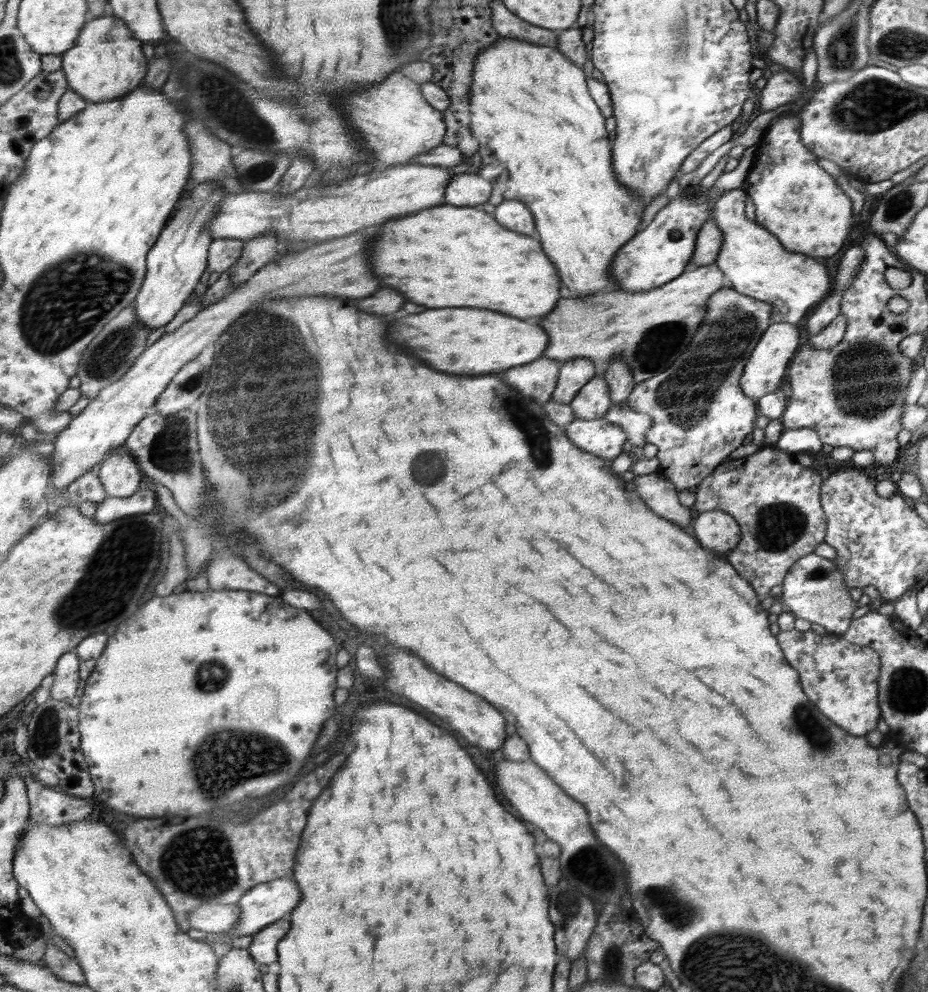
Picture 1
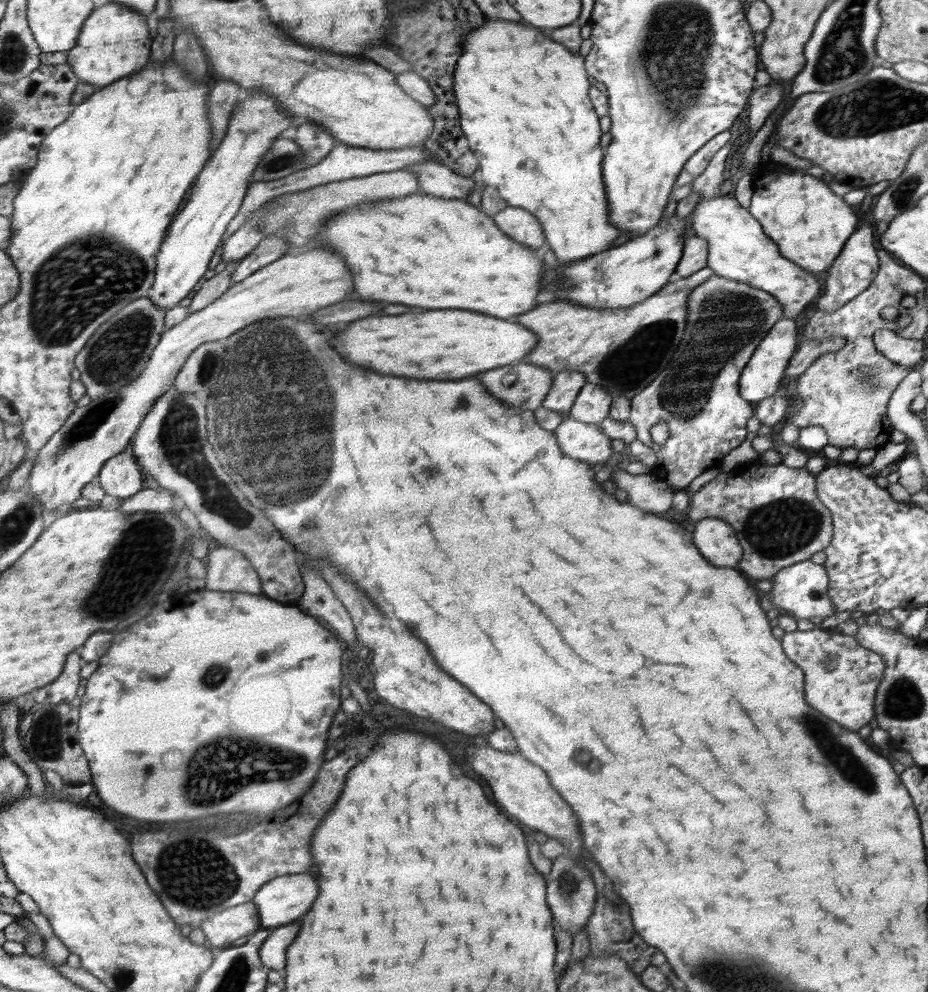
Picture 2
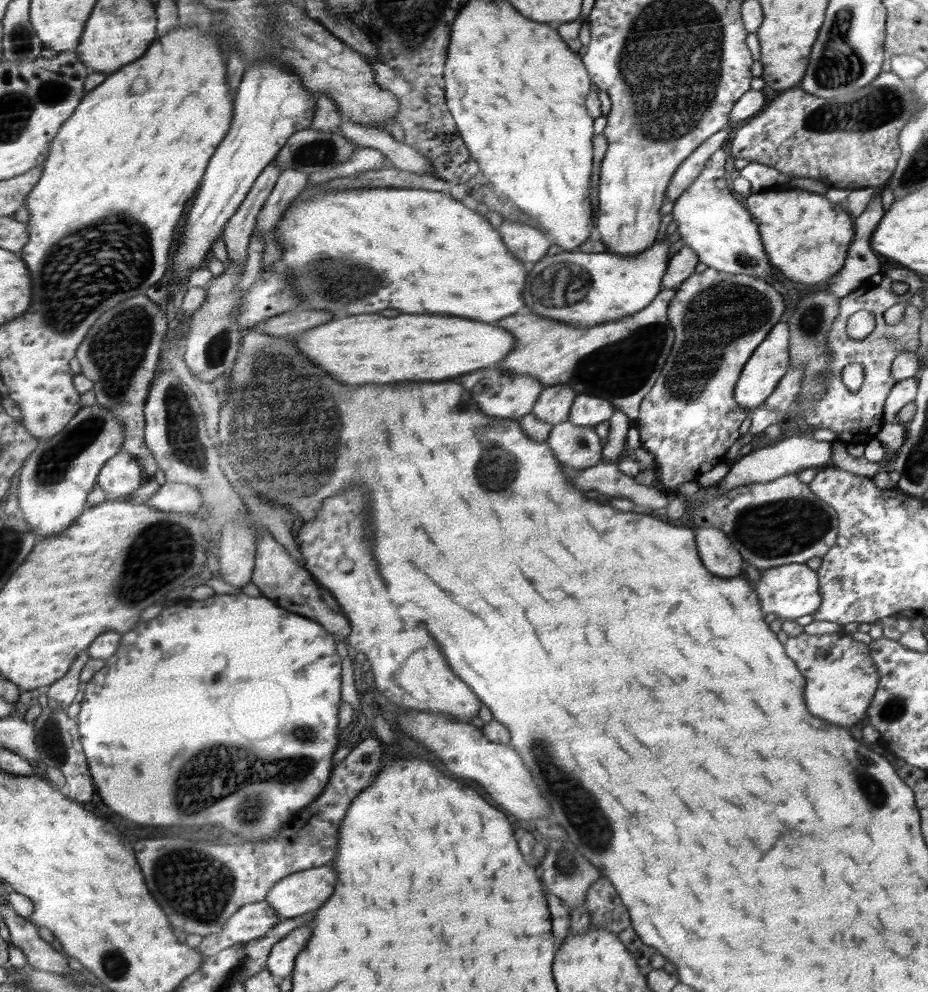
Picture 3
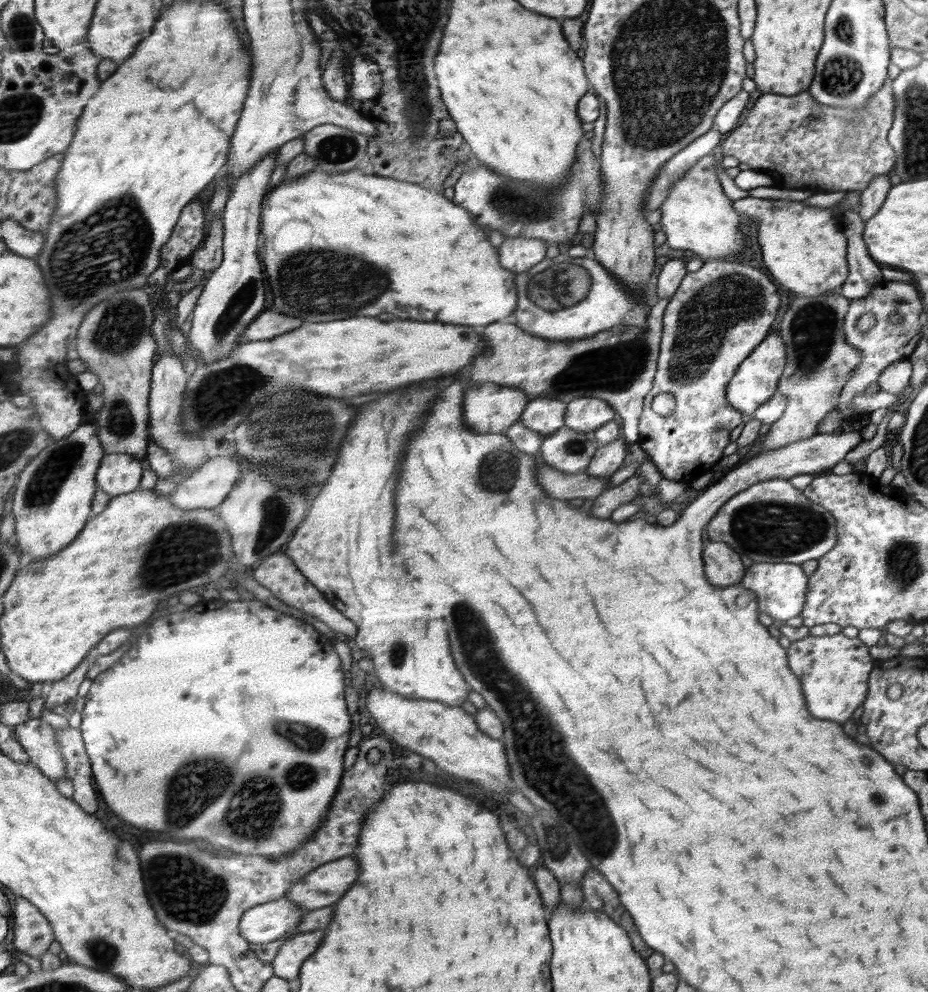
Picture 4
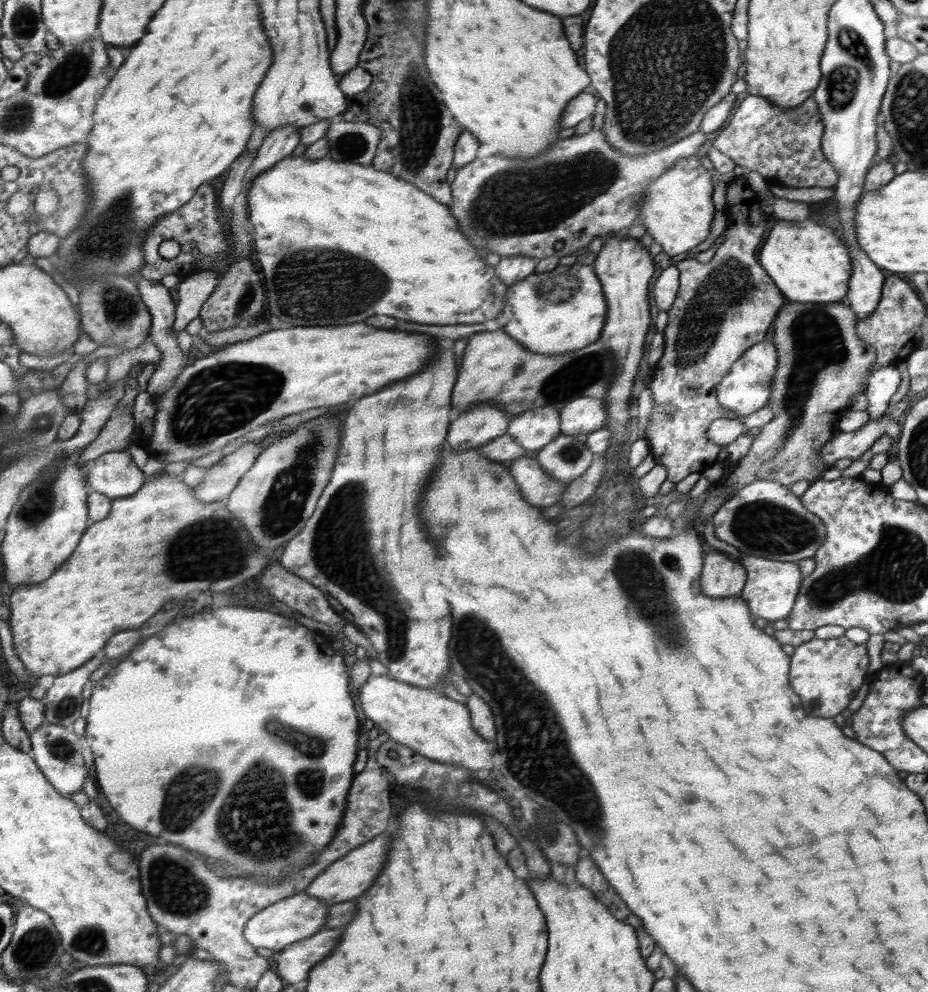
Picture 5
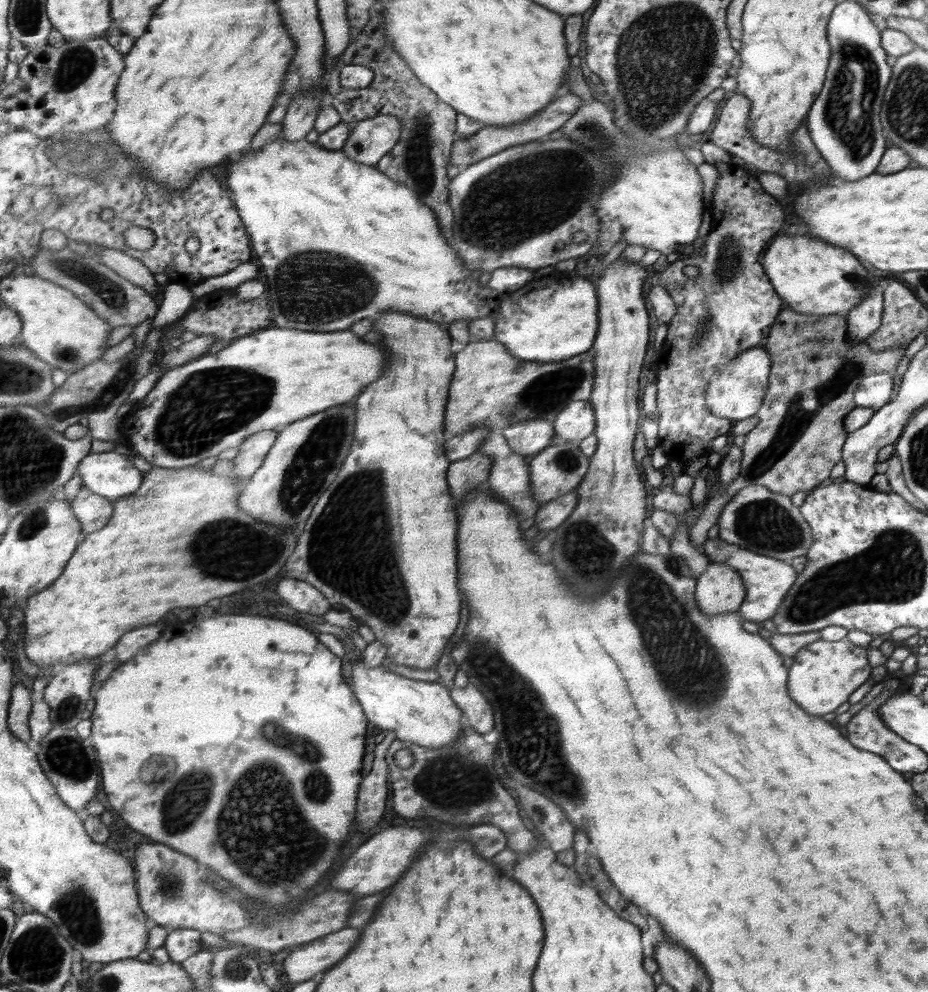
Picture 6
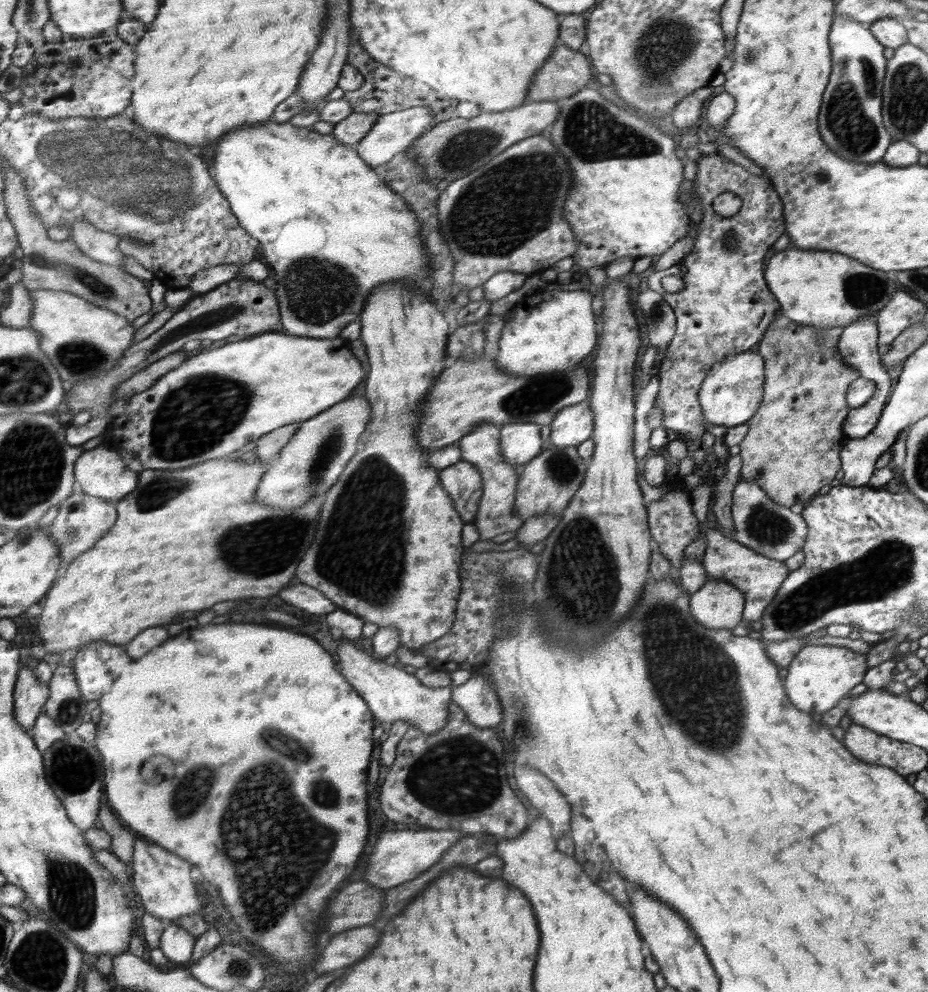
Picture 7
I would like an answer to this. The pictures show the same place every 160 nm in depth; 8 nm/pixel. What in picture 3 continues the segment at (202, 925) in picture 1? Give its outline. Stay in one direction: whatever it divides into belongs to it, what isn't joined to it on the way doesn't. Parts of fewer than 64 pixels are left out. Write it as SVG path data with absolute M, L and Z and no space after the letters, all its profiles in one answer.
M255 902L240 908L220 933L204 937L197 947L204 958L208 958L238 942L245 943L267 935L279 922L278 914L268 902Z

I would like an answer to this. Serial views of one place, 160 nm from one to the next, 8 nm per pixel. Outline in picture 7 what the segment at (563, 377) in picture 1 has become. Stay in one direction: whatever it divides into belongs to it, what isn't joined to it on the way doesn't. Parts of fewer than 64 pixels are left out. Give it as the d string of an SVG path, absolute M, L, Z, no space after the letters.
M528 422L506 424L501 427L500 449L509 464L526 464L541 454L540 425Z

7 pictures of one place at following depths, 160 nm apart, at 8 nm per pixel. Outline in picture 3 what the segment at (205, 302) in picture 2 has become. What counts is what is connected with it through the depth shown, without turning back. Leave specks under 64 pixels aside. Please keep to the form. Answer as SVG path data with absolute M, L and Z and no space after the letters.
M272 161L255 180L243 205L232 216L224 238L231 265L242 267L246 264L249 239L257 221L257 214L266 203L270 191L275 187L281 168Z

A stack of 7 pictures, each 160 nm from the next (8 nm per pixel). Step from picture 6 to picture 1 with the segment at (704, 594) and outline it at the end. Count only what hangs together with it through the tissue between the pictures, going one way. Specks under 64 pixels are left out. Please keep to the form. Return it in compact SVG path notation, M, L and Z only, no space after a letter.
M716 508L695 514L689 528L700 547L728 554L741 539L741 528L733 516Z

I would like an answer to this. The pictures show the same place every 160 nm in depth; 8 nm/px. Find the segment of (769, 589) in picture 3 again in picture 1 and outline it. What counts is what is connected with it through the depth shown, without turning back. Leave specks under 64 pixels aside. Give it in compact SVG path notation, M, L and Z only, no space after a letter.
M808 554L797 560L782 581L782 605L786 613L824 626L828 634L842 636L852 622L852 614L860 606L850 597L848 586L843 583L843 573L834 560Z

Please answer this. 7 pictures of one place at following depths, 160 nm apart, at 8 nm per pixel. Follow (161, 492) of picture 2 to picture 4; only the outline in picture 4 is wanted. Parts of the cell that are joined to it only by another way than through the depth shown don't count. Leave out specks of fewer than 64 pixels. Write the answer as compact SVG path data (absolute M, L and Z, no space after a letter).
M212 455L187 479L182 479L169 497L178 508L213 509L224 502L241 472L242 460L237 457Z

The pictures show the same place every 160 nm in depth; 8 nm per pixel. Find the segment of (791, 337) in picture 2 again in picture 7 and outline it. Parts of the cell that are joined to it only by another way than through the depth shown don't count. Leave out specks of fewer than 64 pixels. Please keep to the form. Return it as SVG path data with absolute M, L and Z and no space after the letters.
M751 351L741 352L713 364L697 394L706 422L726 428L748 423L763 399L764 367L763 356Z

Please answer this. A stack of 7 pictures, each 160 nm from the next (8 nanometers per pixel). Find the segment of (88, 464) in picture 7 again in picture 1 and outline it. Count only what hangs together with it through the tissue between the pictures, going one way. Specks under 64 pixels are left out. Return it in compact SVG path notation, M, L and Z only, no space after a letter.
M121 446L100 463L98 474L108 497L127 497L138 491L142 474L132 455L128 447Z

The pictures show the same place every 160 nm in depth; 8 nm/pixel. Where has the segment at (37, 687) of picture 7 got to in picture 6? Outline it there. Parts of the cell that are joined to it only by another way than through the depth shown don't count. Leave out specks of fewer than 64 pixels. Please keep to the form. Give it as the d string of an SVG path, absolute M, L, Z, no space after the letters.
M22 683L16 684L16 696L12 696L12 716L8 716L8 728L20 736L20 740L31 743L30 718L34 706L30 689Z

